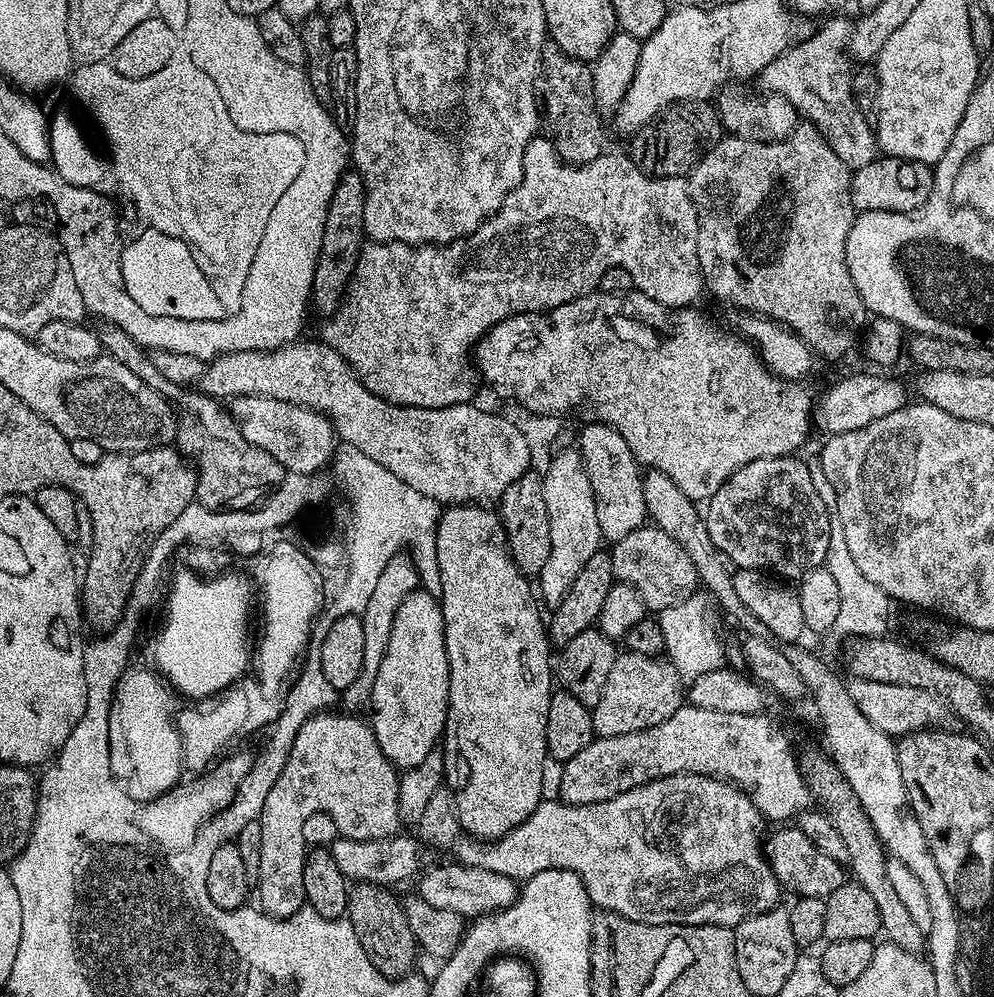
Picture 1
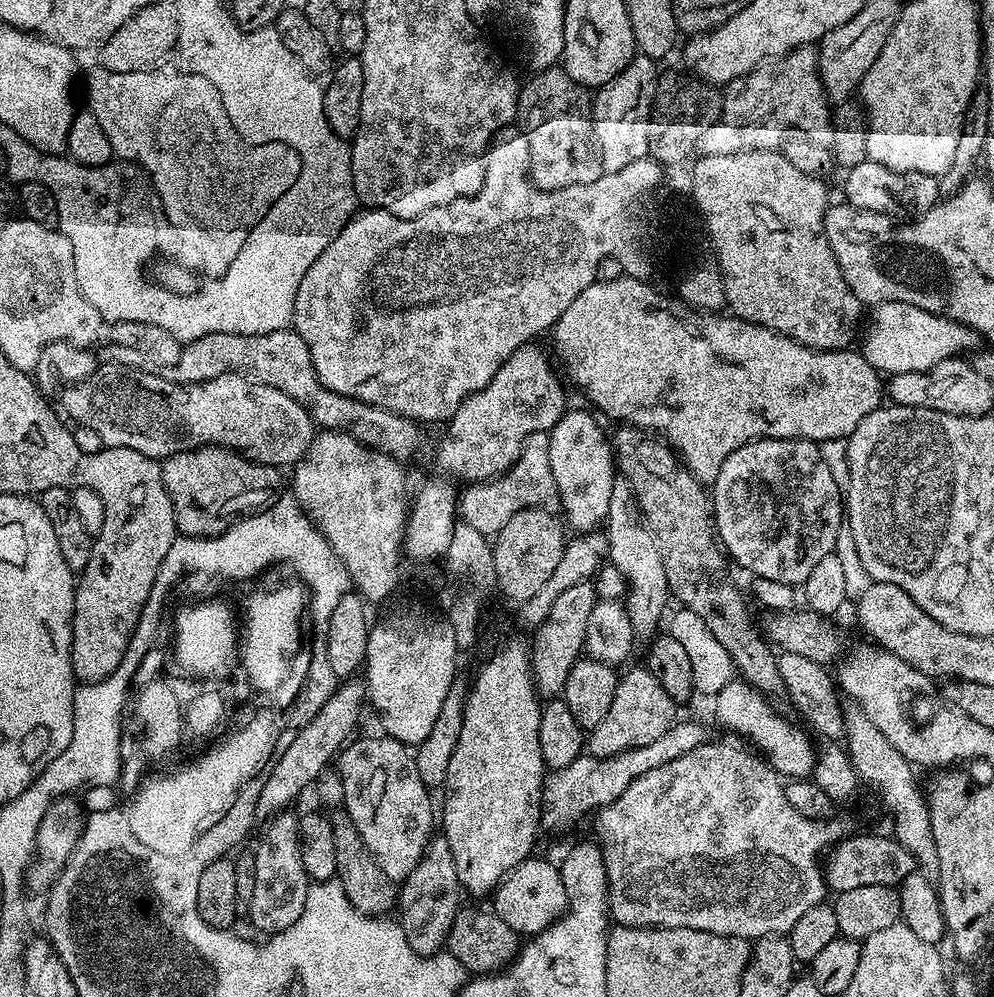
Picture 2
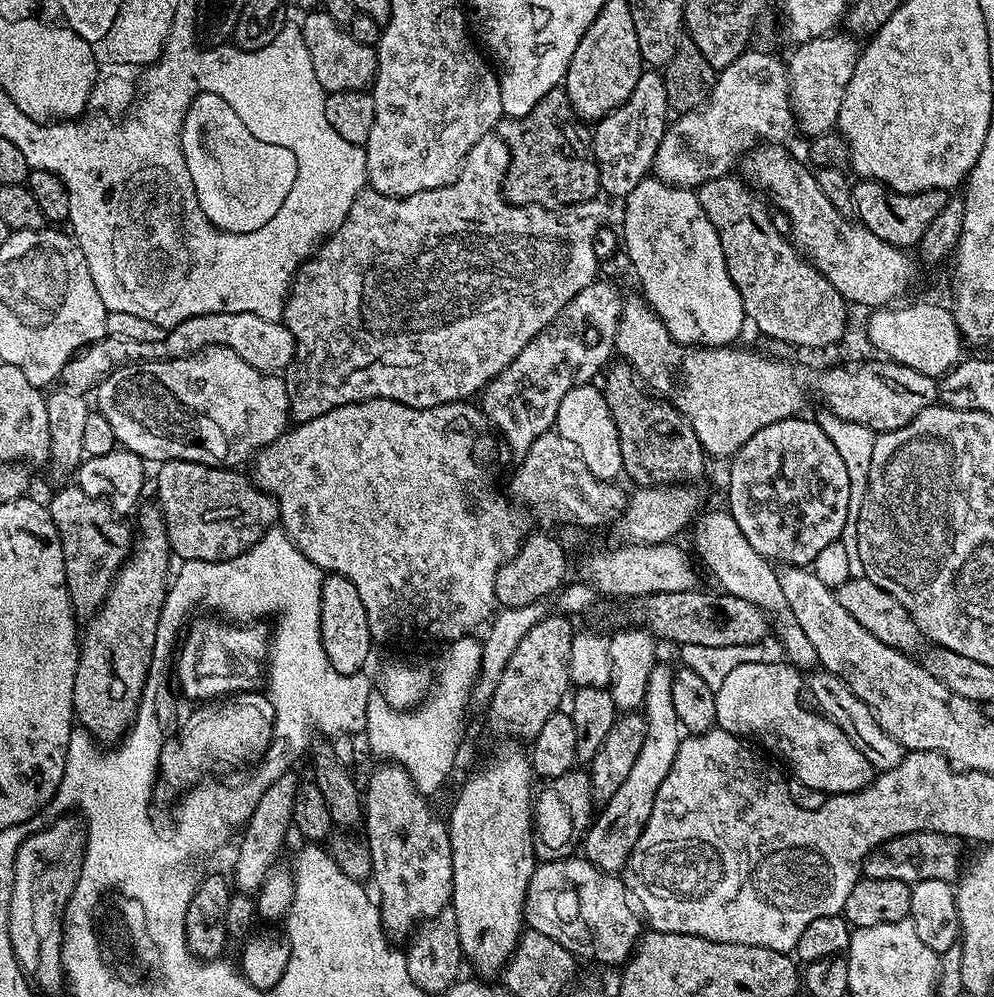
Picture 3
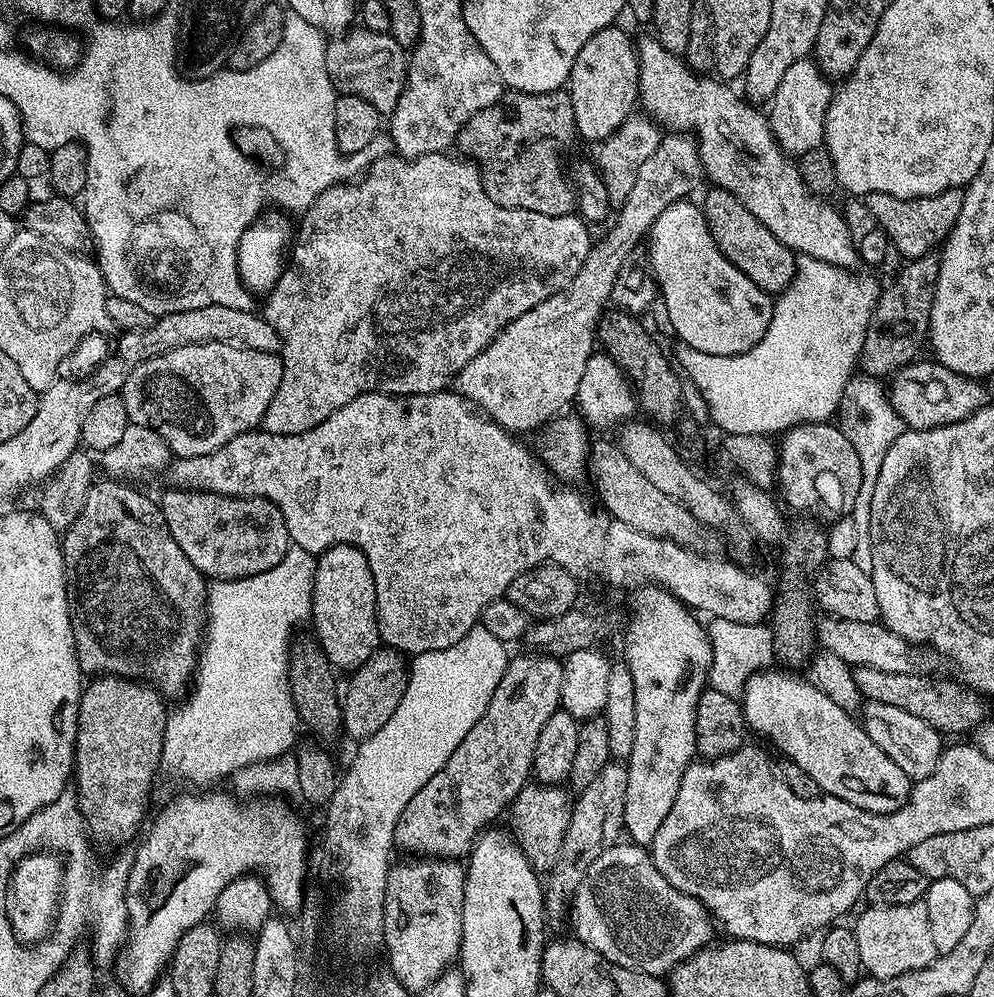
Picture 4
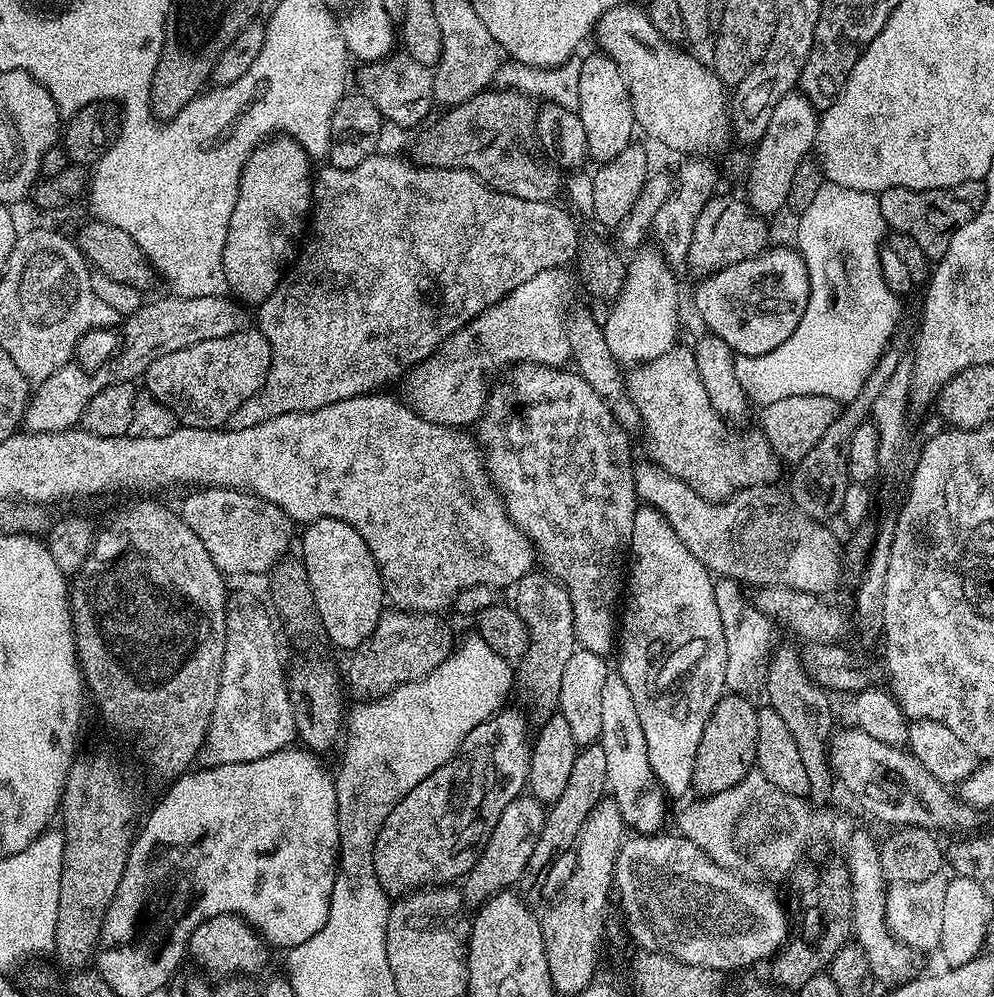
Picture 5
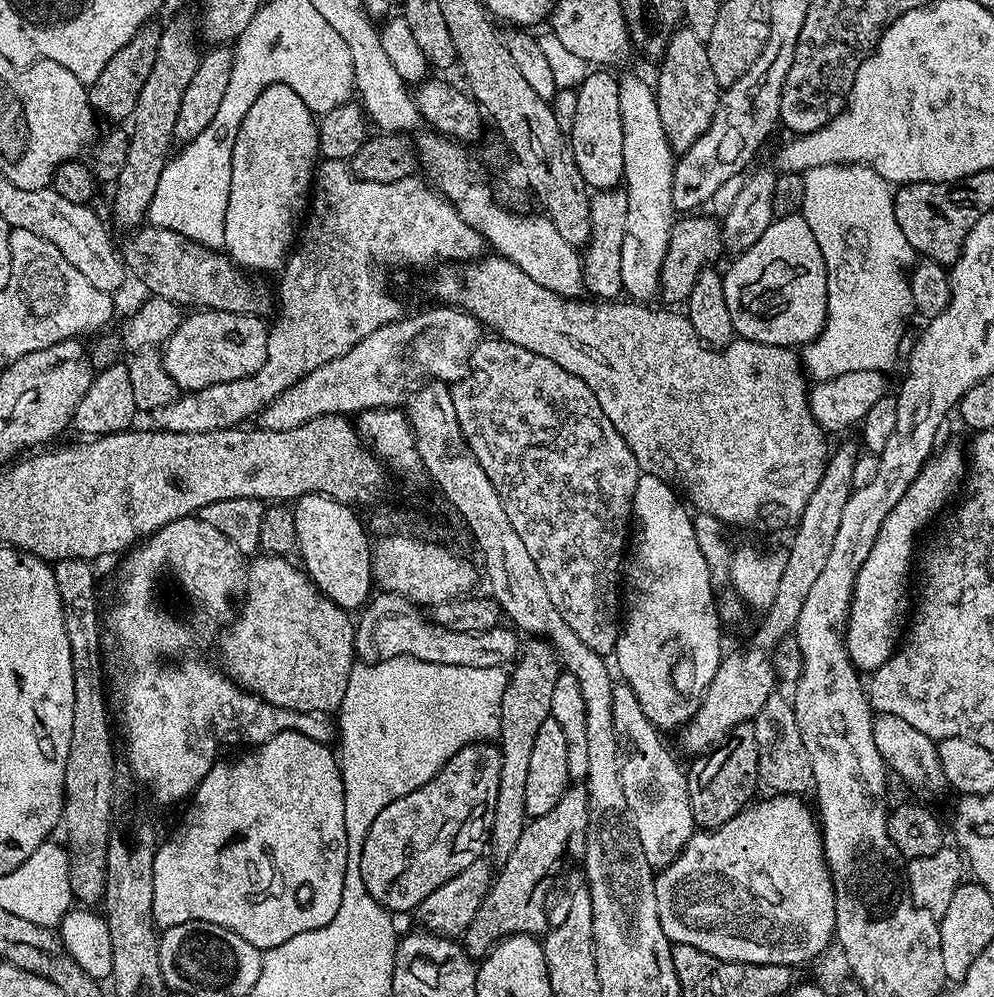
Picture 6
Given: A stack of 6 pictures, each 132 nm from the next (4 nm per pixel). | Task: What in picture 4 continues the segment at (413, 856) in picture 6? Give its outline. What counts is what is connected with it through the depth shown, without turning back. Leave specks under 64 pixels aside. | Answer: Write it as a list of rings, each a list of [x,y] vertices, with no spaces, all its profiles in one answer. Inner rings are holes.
[[[528,654],[530,656],[513,655],[509,659],[506,670],[490,698],[490,706],[474,722],[470,734],[462,738],[458,750],[450,754],[446,766],[406,802],[406,810],[398,818],[395,847],[404,854],[415,854],[420,858],[464,858],[471,853],[479,835],[496,819],[500,811],[511,805],[514,797],[524,789],[532,776],[532,759],[534,746],[538,746],[538,734],[542,734],[542,726],[546,726],[546,718],[560,708],[562,694],[563,663],[555,656]]]

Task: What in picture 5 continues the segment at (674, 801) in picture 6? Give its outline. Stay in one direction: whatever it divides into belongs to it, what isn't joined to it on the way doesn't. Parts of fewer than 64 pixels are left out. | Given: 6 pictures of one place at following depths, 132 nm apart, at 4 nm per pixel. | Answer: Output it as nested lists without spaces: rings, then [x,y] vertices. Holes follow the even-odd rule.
[[[609,670],[602,685],[602,734],[599,738],[606,750],[607,791],[618,802],[625,825],[636,834],[656,834],[664,824],[664,787],[657,780],[646,754],[646,734],[642,734],[642,721],[634,707],[634,694],[622,682],[619,670]]]

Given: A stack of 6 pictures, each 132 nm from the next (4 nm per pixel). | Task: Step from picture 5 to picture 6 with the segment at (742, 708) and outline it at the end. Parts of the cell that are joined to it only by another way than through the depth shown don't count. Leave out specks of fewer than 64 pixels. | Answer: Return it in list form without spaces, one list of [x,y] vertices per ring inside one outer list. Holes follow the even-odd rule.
[[[755,723],[739,724],[727,741],[719,745],[707,759],[693,760],[696,761],[693,762],[692,769],[687,769],[686,775],[690,790],[690,810],[694,814],[697,829],[721,828],[723,824],[730,822],[730,818],[734,818],[753,803],[757,795],[756,784],[758,788],[761,783]]]

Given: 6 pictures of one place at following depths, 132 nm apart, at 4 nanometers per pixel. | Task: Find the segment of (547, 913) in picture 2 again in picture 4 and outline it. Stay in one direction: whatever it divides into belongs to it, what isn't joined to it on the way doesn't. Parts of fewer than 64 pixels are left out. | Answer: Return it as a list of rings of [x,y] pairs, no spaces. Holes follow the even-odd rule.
[[[617,842],[589,864],[584,881],[576,887],[571,916],[576,923],[575,939],[598,950],[598,954],[618,966],[626,966],[651,976],[663,977],[671,973],[682,961],[693,956],[699,948],[709,947],[714,940],[714,920],[704,904],[693,896],[679,892],[656,869],[651,851],[631,842]]]

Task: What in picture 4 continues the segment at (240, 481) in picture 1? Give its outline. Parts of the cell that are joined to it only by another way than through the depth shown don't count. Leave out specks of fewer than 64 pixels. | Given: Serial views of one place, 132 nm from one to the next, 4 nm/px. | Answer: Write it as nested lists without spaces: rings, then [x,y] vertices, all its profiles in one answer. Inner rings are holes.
[[[175,486],[167,490],[169,492],[158,500],[160,517],[168,527],[170,538],[178,542],[178,550],[182,550],[186,558],[190,558],[190,562],[200,571],[201,576],[213,581],[246,578],[270,570],[278,562],[282,562],[282,558],[288,553],[290,541],[286,522],[282,518],[282,510],[278,510],[274,502],[262,496],[223,496]]]

